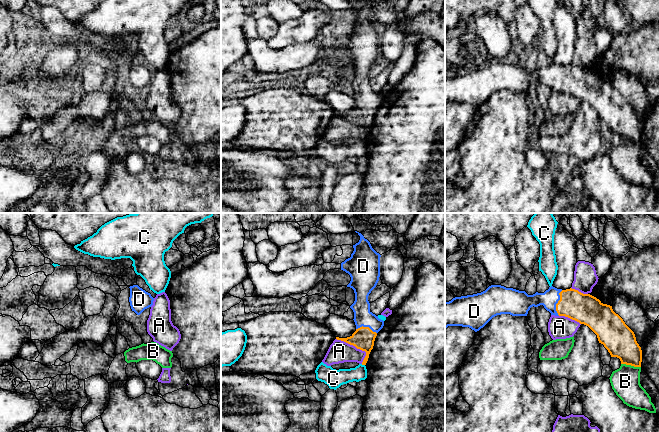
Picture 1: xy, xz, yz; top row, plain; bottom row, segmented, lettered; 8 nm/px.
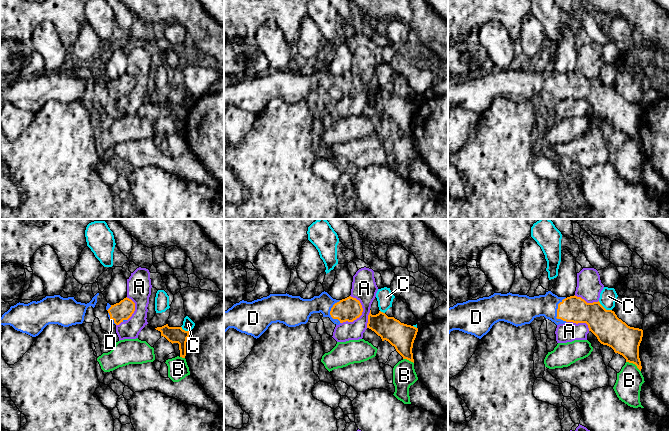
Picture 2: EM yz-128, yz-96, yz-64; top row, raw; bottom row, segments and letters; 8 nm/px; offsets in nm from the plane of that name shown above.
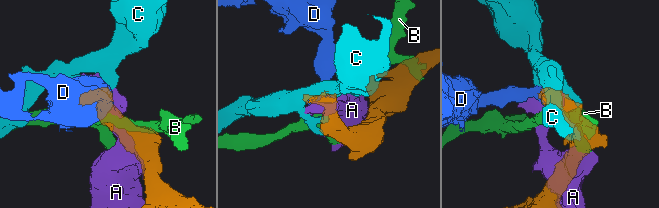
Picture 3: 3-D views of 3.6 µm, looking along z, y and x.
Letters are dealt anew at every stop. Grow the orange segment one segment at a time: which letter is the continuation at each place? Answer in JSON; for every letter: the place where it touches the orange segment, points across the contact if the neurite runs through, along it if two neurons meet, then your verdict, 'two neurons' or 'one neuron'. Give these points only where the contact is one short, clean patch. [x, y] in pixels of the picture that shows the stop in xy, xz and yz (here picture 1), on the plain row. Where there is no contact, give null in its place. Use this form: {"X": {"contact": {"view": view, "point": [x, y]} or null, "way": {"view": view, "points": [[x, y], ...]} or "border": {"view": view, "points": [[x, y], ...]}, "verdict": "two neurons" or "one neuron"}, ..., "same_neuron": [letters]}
{"A": {"contact": {"view": "xz", "point": [356, 123]}, "verdict": "two neurons"}, "B": {"contact": {"view": "yz", "point": [631, 141]}, "border": {"view": "yz", "points": [[621, 139], [640, 143]]}, "verdict": "two neurons"}, "C": {"contact": {"view": "xz", "point": [363, 140]}, "border": {"view": "xz", "points": [[361, 140], [364, 141]]}, "verdict": "two neurons"}, "D": {"contact": {"view": "yz", "point": [557, 79]}, "verdict": "one neuron"}, "same_neuron": ["D"]}

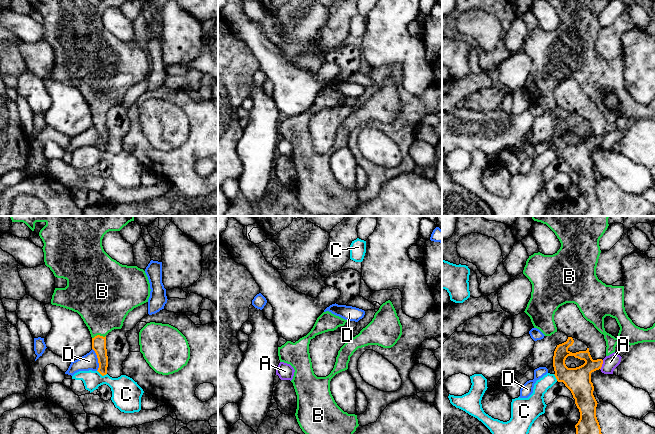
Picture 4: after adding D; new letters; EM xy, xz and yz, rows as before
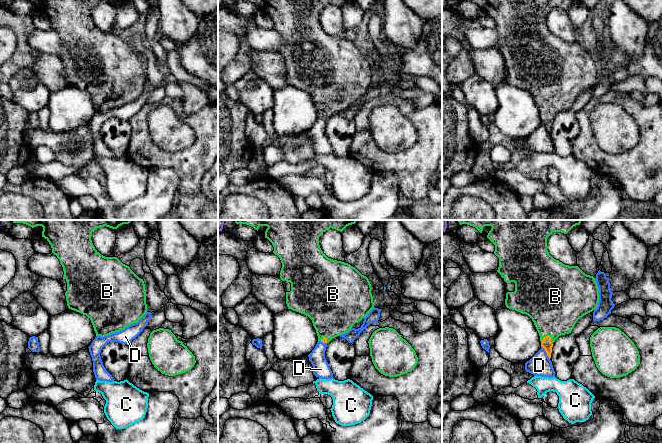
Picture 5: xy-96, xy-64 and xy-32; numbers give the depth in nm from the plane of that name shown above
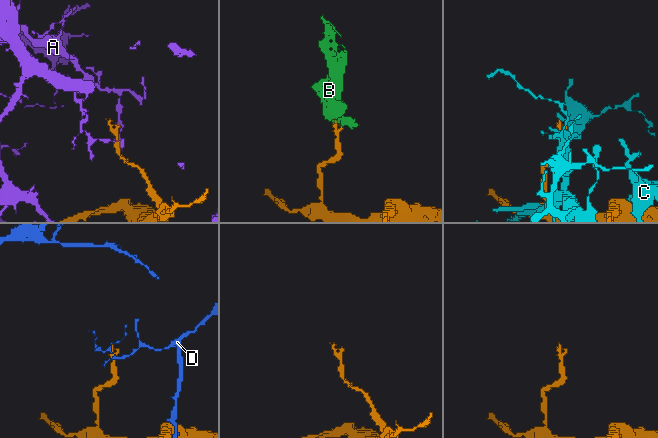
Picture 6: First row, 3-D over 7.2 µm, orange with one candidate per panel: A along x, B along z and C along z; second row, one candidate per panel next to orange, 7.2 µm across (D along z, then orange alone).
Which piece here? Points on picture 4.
{"A": {"contact": {"view": "yz", "point": [601, 141]}, "verdict": "two neurons"}, "B": {"contact": {"view": "xy", "point": [98, 111]}, "verdict": "one neuron"}, "C": {"contact": {"view": "xy", "point": [102, 151]}, "verdict": "two neurons"}, "D": {"contact": {"view": "xy", "point": [98, 135]}, "verdict": "two neurons"}, "same_neuron": ["B"]}

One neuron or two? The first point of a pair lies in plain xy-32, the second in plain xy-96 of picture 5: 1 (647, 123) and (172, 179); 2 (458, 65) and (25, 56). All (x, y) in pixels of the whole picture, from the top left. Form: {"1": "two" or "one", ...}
{"1": "two", "2": "one"}

